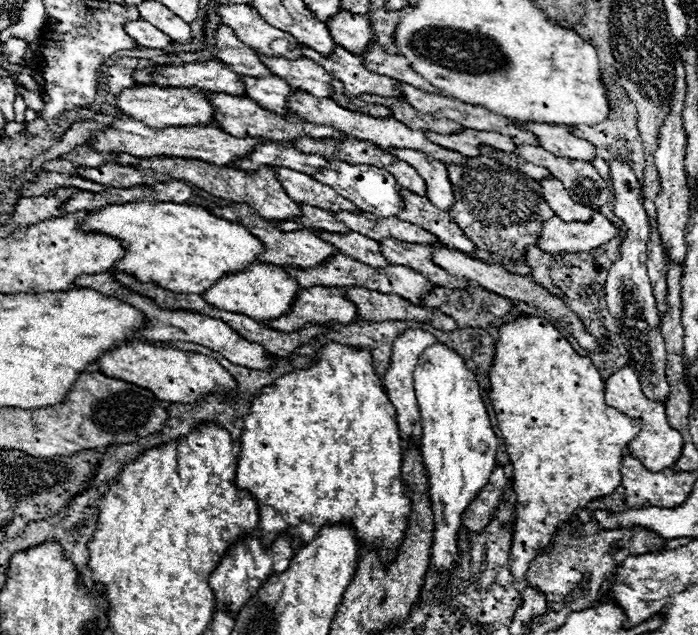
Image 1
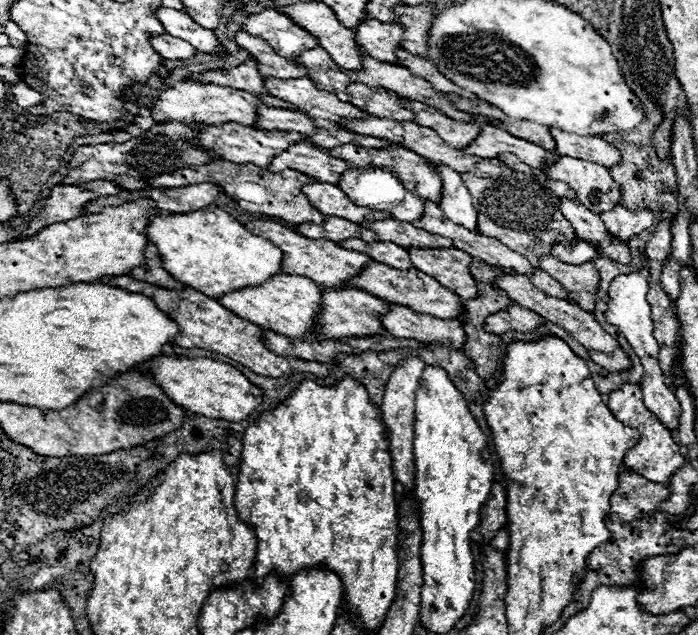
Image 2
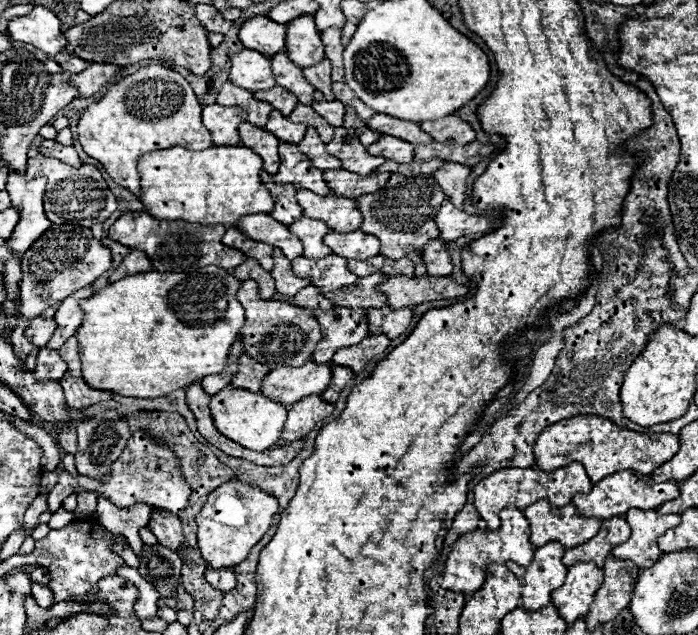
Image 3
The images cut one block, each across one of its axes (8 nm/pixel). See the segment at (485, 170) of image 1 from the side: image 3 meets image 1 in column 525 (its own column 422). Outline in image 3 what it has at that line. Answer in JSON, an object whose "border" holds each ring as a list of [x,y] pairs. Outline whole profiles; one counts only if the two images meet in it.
{"border":[[[392,174],[388,184],[380,192],[364,194],[358,198],[358,208],[364,214],[360,230],[380,238],[382,242],[380,254],[392,260],[408,256],[416,264],[416,276],[424,276],[426,266],[422,262],[422,248],[424,244],[440,236],[434,218],[442,202],[444,202],[444,192],[436,184],[436,180],[432,180],[432,174],[422,174],[414,178],[408,178],[404,174]]]}

